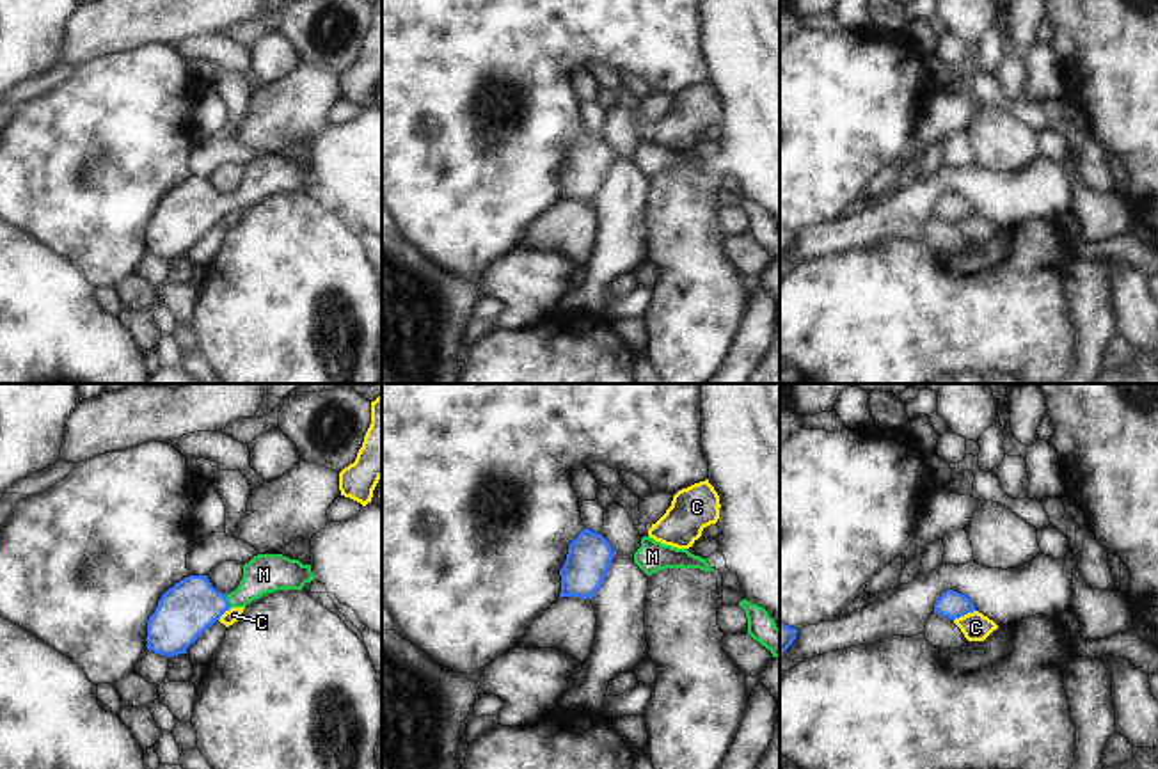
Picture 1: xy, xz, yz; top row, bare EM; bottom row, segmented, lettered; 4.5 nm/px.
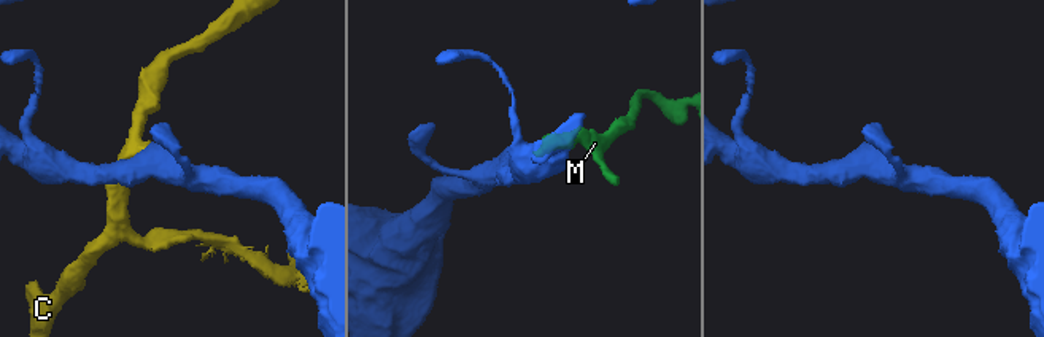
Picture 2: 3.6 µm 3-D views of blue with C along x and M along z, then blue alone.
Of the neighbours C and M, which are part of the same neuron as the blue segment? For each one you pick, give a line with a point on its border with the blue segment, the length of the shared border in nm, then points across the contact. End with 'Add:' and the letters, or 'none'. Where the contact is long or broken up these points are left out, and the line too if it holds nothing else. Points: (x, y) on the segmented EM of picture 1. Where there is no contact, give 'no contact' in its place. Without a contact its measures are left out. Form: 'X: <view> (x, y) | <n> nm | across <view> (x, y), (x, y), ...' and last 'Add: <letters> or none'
M: xy (226, 601) | 70 nm | across xy (190, 606), (226, 601), (238, 599), (263, 574)
Add: M

